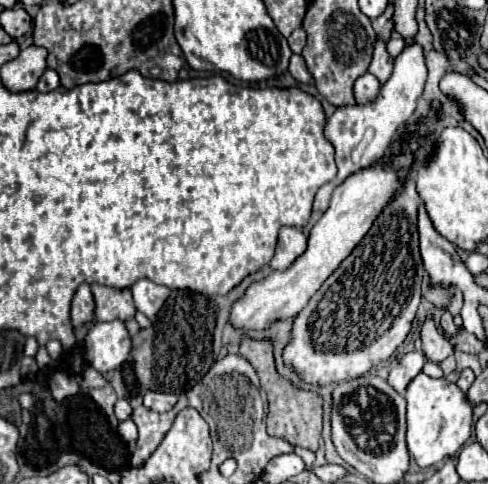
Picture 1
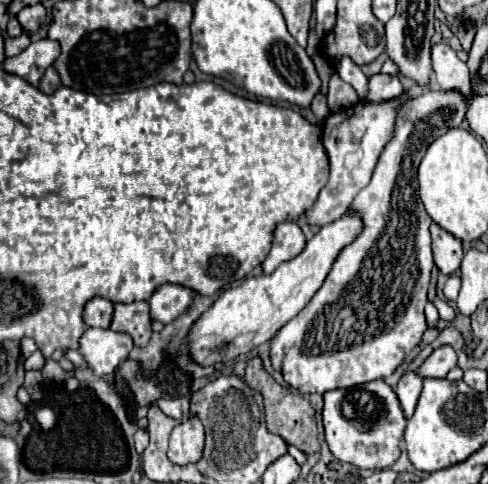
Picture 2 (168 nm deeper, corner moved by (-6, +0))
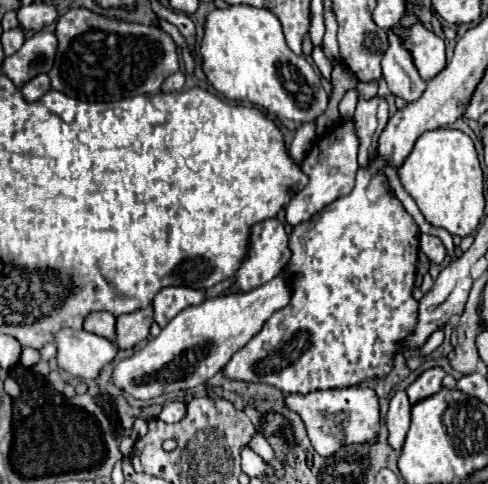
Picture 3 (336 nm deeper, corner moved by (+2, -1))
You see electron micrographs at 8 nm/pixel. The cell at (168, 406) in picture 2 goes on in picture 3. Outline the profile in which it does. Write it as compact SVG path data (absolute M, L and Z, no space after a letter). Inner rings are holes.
M172 401L172 403L164 405L160 419L164 423L178 423L180 419L184 419L184 415L186 415L186 405L182 401Z

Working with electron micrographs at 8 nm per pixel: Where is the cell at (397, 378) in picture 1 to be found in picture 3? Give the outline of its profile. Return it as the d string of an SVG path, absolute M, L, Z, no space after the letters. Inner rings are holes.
M398 391L390 399L390 409L386 415L386 425L388 425L388 445L394 451L400 451L410 427L410 403L404 391Z

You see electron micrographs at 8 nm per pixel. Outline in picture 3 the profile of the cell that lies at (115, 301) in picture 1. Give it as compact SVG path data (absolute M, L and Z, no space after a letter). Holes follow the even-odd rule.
M152 307L120 315L116 319L116 345L120 349L132 349L140 341L144 341L150 333L150 325L154 323Z

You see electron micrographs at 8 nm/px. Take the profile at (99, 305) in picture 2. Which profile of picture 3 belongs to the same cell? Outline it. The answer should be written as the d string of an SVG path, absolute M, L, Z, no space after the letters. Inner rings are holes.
M100 311L100 313L88 315L88 319L84 321L84 329L88 333L106 337L110 341L116 341L116 317L112 313Z

